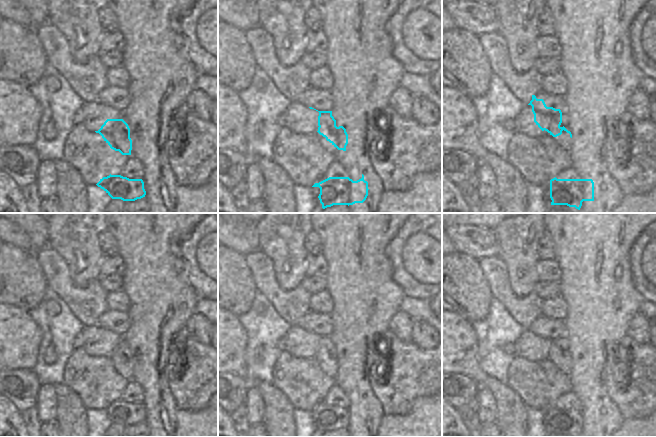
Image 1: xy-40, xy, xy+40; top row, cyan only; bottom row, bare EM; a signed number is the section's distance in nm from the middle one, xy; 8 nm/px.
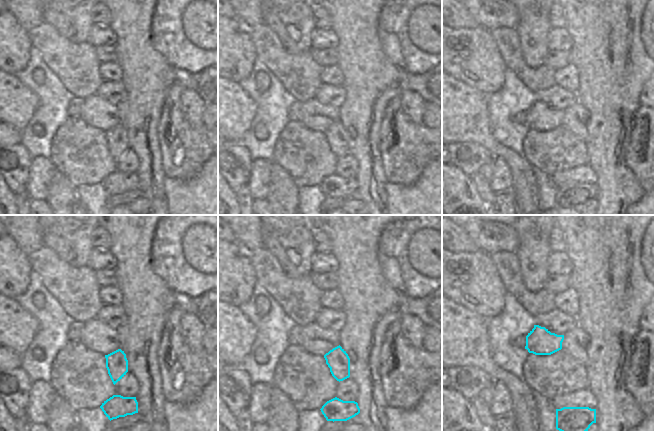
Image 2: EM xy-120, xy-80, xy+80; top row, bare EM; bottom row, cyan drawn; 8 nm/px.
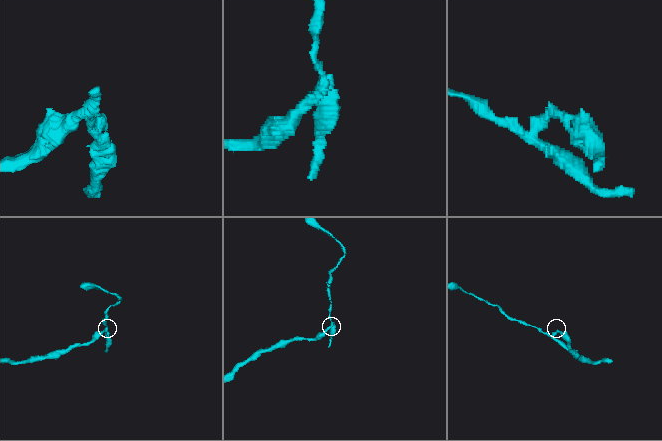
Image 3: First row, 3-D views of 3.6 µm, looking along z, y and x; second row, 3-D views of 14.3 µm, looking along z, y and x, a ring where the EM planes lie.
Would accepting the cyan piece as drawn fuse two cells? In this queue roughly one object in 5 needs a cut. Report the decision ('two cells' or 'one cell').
two cells

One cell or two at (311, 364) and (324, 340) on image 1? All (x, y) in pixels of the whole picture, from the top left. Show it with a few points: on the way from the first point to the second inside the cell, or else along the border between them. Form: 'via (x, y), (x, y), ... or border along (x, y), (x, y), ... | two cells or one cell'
border along (293, 354), (295, 356), (316, 356) | two cells

